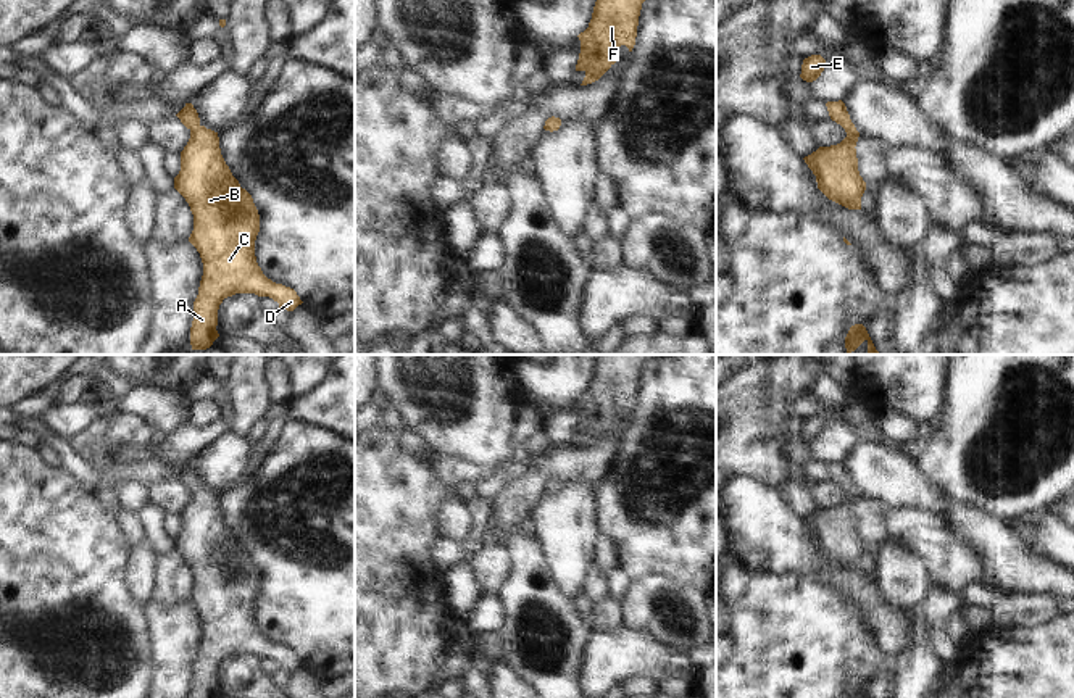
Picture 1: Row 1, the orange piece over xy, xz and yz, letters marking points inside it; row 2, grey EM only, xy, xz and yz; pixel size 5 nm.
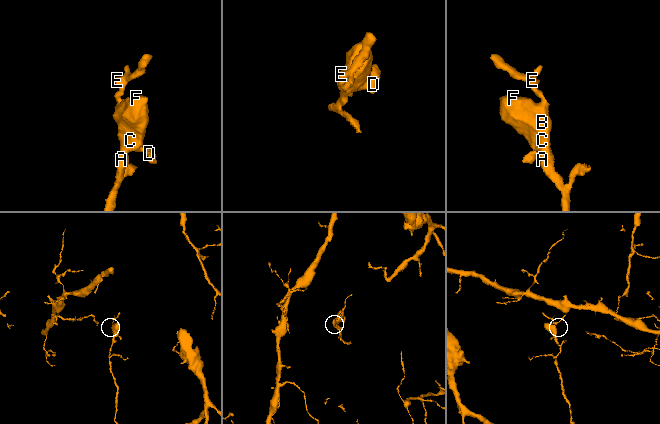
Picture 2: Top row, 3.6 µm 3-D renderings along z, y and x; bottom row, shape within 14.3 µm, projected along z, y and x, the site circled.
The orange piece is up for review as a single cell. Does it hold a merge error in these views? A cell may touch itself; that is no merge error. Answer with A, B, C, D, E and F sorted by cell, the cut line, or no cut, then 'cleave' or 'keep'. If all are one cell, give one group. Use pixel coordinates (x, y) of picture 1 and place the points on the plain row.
groups A B C D E F; cut none; keep

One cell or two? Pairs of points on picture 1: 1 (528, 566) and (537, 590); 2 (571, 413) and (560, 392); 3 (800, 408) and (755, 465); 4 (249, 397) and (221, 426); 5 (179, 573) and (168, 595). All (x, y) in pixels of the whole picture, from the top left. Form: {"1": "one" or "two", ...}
{"1": "one", "2": "two", "3": "two", "4": "one", "5": "one"}

